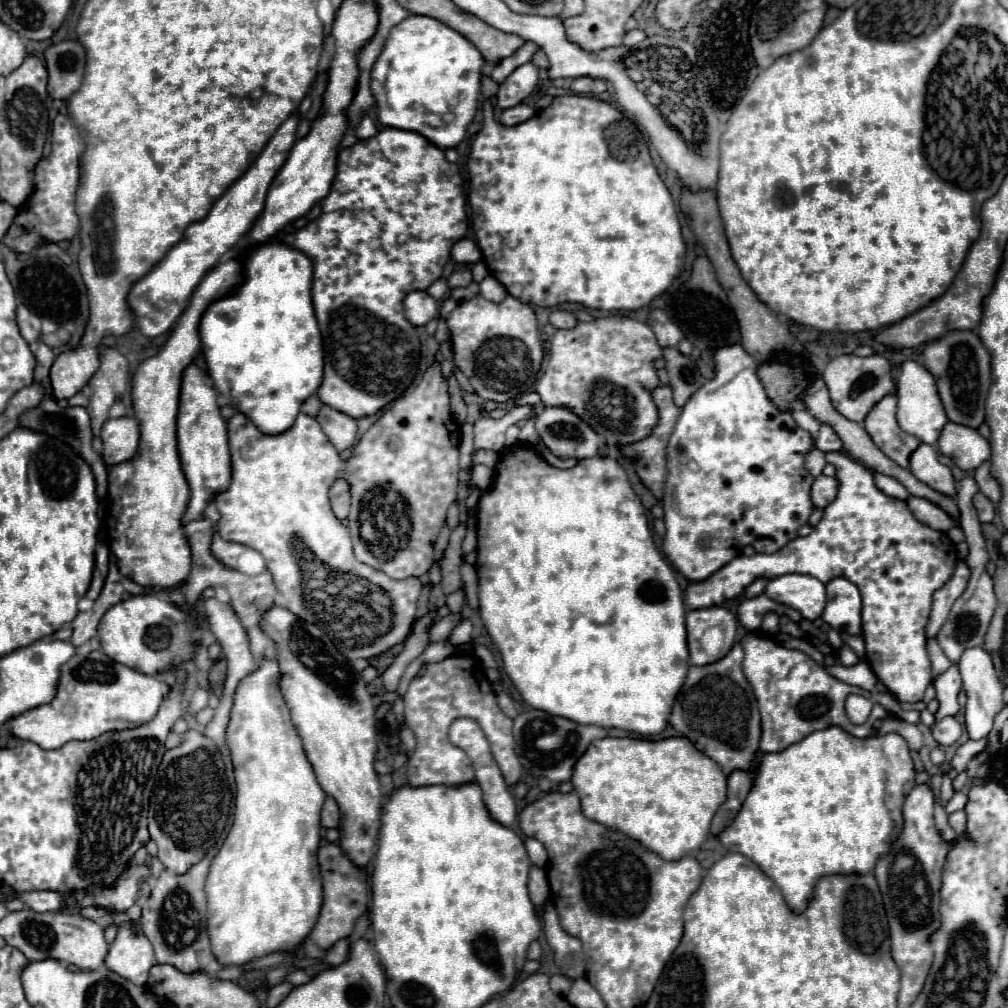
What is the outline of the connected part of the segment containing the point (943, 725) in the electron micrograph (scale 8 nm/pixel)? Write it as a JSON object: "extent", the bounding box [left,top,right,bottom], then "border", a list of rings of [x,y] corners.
{"extent":[933,717,961,745],"border":[[[943,717],[935,727],[933,727],[933,737],[937,739],[939,745],[953,745],[961,737],[961,725],[955,717]]]}

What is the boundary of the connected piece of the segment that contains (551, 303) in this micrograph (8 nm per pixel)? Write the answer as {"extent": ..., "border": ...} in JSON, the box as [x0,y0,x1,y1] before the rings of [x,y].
{"extent":[467,95,685,311],"border":[[[563,95],[563,97],[555,97],[553,103],[547,109],[539,111],[533,119],[513,127],[505,127],[497,123],[490,99],[484,100],[483,116],[483,128],[471,145],[471,153],[467,161],[471,175],[469,203],[473,211],[473,229],[479,239],[477,243],[483,251],[483,261],[487,263],[491,275],[507,287],[507,293],[511,293],[513,297],[525,303],[533,303],[539,307],[555,307],[557,303],[569,301],[601,311],[635,311],[649,307],[651,301],[657,299],[661,293],[665,293],[671,287],[673,279],[677,279],[683,273],[685,243],[681,237],[681,225],[677,219],[673,197],[651,161],[643,135],[623,113],[619,113],[609,103],[589,95]]]}

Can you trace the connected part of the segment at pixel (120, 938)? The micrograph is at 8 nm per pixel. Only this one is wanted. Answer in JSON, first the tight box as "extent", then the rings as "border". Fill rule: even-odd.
{"extent":[105,925,157,987],"border":[[[121,925],[115,943],[109,947],[105,967],[143,987],[147,983],[149,969],[155,963],[157,961],[149,939],[145,939],[143,933],[135,935],[129,925]]]}

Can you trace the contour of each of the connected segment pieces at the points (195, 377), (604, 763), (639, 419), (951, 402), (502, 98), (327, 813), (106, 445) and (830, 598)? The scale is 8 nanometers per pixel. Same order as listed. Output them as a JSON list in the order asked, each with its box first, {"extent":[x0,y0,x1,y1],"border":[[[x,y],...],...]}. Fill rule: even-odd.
[{"extent":[177,365,231,525],"border":[[[189,365],[183,373],[181,385],[181,405],[177,417],[177,441],[183,473],[191,489],[191,501],[183,517],[183,525],[203,519],[207,505],[215,499],[217,493],[229,487],[231,479],[231,461],[229,461],[229,443],[227,443],[227,423],[219,413],[217,391],[207,381],[205,373],[197,365]]]},{"extent":[571,737,727,861],"border":[[[605,737],[593,741],[585,755],[581,755],[581,759],[575,763],[571,783],[581,799],[583,815],[587,819],[637,839],[641,845],[665,861],[681,859],[703,845],[709,835],[711,819],[727,795],[727,777],[723,775],[721,767],[707,755],[699,753],[685,737],[671,737],[661,741]]]},{"extent":[535,315,661,449],"border":[[[613,315],[601,317],[589,323],[577,323],[573,329],[561,331],[557,329],[551,339],[549,351],[549,367],[539,377],[535,385],[535,393],[539,395],[539,403],[543,407],[569,407],[579,419],[589,423],[593,431],[607,437],[609,447],[621,449],[623,445],[637,443],[647,439],[659,423],[657,405],[653,401],[653,389],[659,387],[659,377],[655,371],[655,359],[661,357],[661,347],[653,335],[653,329],[647,323]]]},{"extent":[923,331,991,429],"border":[[[949,331],[939,341],[925,345],[923,349],[925,367],[937,379],[937,391],[943,401],[949,421],[977,429],[985,421],[985,393],[991,385],[989,353],[981,345],[975,331]]]},{"extent":[497,63,539,109],"border":[[[525,63],[521,67],[517,67],[499,87],[497,93],[497,105],[501,109],[509,109],[515,107],[517,103],[521,103],[523,99],[527,99],[539,85],[539,75],[537,75],[537,67],[533,63]]]},{"extent":[321,797,339,829],"border":[[[327,797],[325,805],[323,805],[323,811],[321,811],[321,825],[331,829],[331,827],[339,827],[339,807],[337,807],[337,801],[333,797]]]},{"extent":[101,417,139,467],"border":[[[133,417],[107,419],[101,429],[103,461],[113,467],[131,459],[139,447],[139,423]]]},{"extent":[823,577,861,635],"border":[[[835,577],[827,585],[827,605],[823,621],[835,631],[861,635],[861,595],[859,589],[845,577]]]}]

